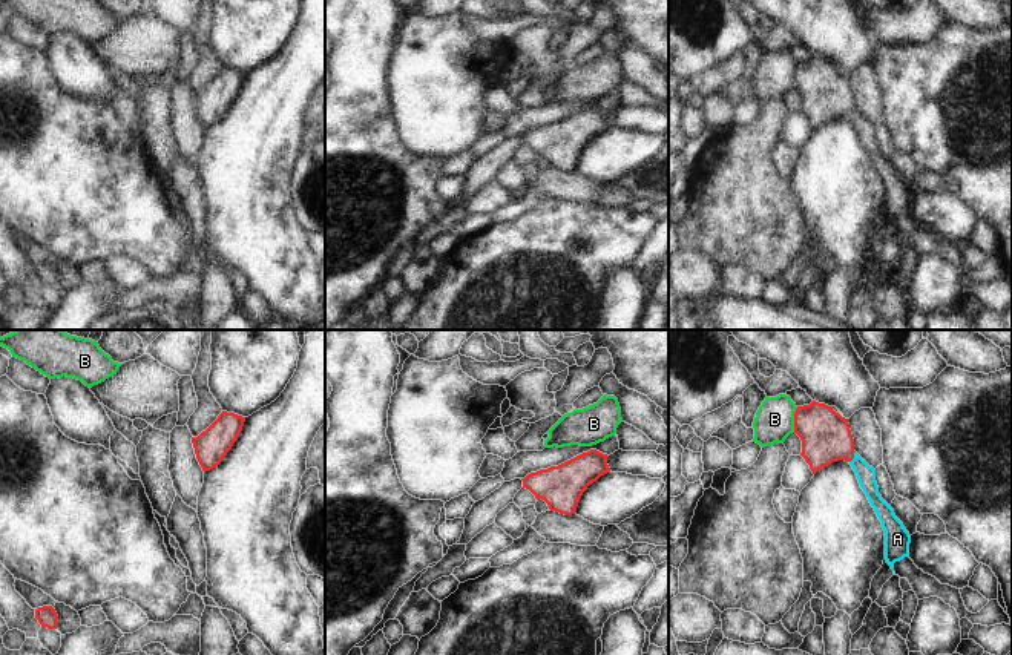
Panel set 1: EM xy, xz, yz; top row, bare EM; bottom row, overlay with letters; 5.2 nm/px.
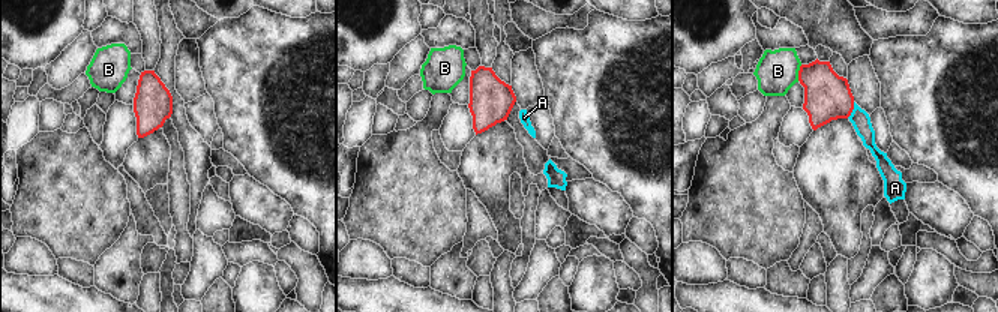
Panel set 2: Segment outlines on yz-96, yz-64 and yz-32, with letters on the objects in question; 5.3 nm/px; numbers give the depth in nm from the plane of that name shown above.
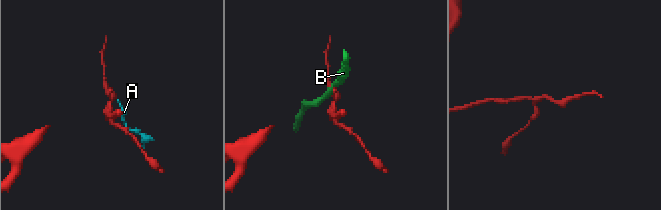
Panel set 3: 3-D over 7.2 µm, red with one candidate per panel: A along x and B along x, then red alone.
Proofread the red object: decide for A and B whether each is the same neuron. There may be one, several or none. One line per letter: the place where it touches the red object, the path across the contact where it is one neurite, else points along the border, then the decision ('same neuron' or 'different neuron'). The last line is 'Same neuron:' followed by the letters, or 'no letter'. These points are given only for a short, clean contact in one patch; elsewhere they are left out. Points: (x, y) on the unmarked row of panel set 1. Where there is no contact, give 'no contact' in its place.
A: meets red in yz at (853, 114); runs through yz (825, 91), (853, 114), (865, 131); same neuron
B: meets red in yz at (795, 75); border along yz (798, 63), (793, 88); different neuron
Same neuron: A

